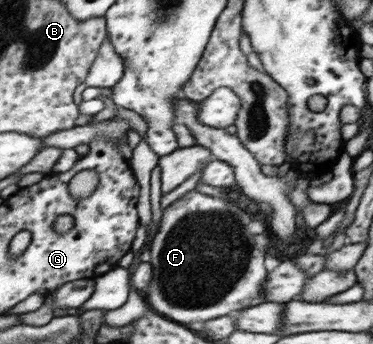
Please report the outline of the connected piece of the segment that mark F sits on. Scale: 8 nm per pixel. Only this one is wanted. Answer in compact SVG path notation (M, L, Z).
M190 190L162 211L157 234L150 242L150 263L154 268L149 289L149 305L156 312L180 324L196 327L213 319L230 315L264 302L266 271L262 267L264 255L256 249L256 235L248 231L253 214L238 207L235 201L224 200Z

